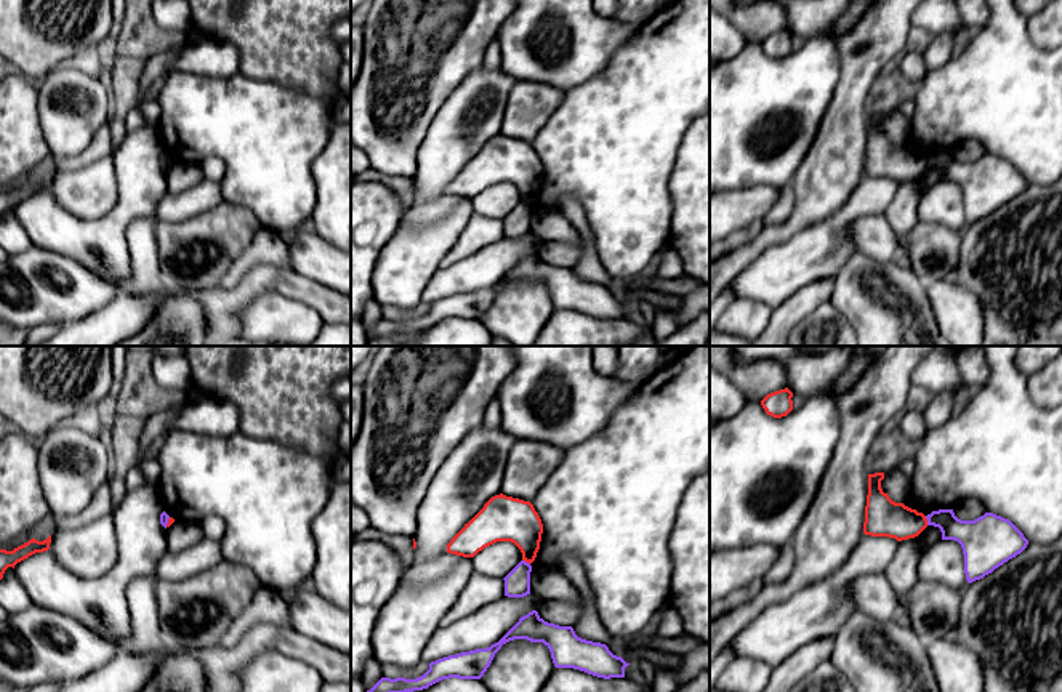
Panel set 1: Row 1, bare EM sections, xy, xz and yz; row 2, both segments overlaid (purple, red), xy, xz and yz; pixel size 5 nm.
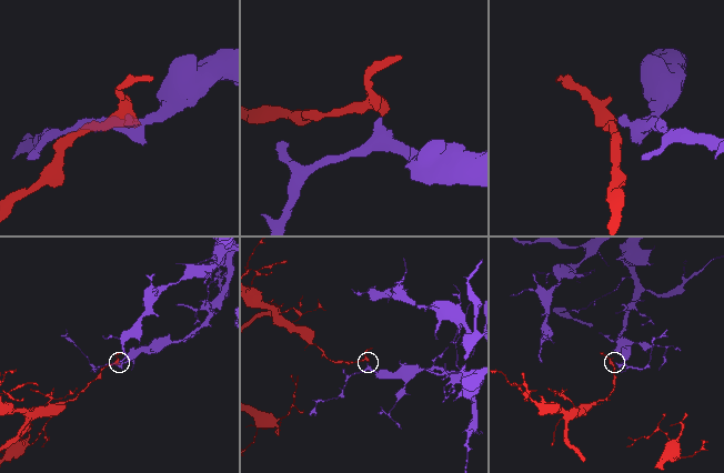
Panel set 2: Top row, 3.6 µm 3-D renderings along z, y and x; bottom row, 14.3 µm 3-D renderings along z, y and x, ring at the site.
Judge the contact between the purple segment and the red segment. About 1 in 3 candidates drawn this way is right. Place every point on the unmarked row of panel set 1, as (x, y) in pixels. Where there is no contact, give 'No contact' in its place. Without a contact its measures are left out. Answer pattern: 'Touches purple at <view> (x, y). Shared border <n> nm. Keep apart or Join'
Touches purple at yz (928, 162). Shared border 50 nm. Keep apart

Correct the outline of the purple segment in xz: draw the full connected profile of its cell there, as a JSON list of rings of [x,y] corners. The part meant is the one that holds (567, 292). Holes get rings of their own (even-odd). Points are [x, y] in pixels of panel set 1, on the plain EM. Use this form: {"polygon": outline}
{"polygon": [[[532,251],[490,288],[431,303],[429,311],[416,320],[381,319],[367,332],[367,336],[372,341],[389,335],[423,332],[450,319],[481,320],[501,287],[514,280],[543,284],[549,290],[556,309],[573,309],[604,320],[625,319],[625,309],[630,306],[613,296],[605,285],[581,280],[572,268],[548,264],[537,251]]]}

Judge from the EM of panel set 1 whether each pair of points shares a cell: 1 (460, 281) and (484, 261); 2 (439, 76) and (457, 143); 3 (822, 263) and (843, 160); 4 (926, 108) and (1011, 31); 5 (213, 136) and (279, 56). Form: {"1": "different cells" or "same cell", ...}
{"1": "same cell", "2": "different cells", "3": "different cells", "4": "same cell", "5": "different cells"}

